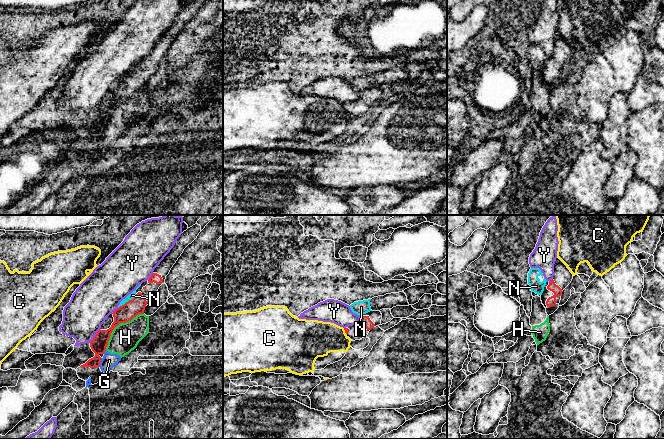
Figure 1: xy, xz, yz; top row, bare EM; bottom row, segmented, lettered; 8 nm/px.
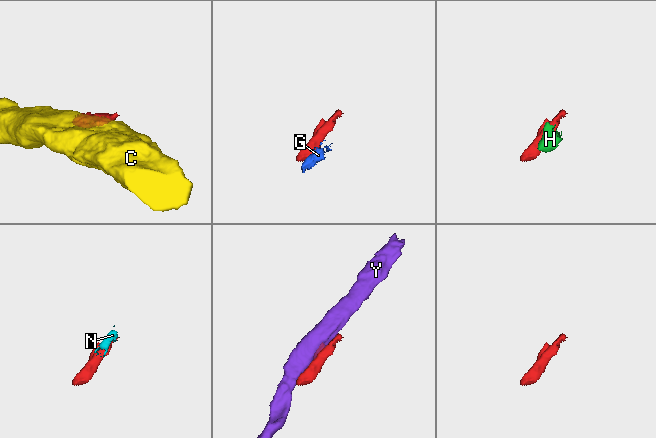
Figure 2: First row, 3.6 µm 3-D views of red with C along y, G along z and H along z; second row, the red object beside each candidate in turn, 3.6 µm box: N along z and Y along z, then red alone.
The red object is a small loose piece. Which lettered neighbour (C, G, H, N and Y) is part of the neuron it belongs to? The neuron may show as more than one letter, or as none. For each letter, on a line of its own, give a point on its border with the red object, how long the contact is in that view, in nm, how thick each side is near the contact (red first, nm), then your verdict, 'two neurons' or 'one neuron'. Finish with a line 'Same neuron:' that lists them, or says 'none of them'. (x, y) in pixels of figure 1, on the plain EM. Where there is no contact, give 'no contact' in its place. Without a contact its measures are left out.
C: xz (345, 107) | 50 nm | 30/300 nm | two neurons
G: xy (100, 137) | 80 nm | 130/120 nm | two neurons
H: xy (118, 100) | 420 nm | 140/220 nm | two neurons
N: xy (128, 77) | 190 nm | 140/50 nm | two neurons
Y: xy (95, 112) | 140 nm | 130/320 nm | two neurons
Same neuron: none of them

